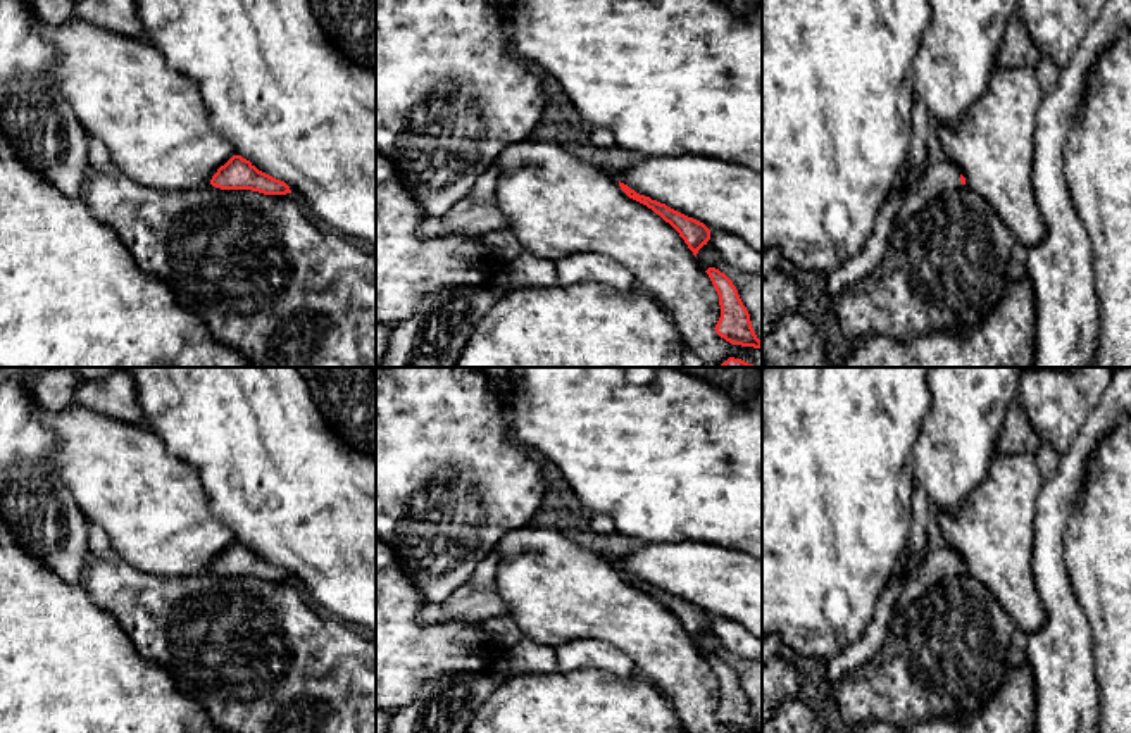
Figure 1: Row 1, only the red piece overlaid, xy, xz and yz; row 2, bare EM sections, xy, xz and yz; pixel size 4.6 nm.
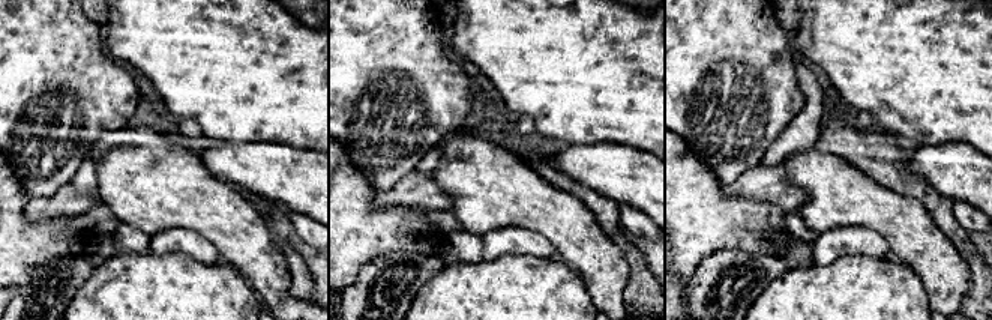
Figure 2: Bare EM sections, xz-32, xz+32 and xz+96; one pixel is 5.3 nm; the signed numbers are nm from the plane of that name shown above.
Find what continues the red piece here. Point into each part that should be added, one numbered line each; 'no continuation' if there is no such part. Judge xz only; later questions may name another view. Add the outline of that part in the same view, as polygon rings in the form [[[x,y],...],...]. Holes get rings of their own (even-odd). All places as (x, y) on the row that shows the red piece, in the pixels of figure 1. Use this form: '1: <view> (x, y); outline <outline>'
no continuation

